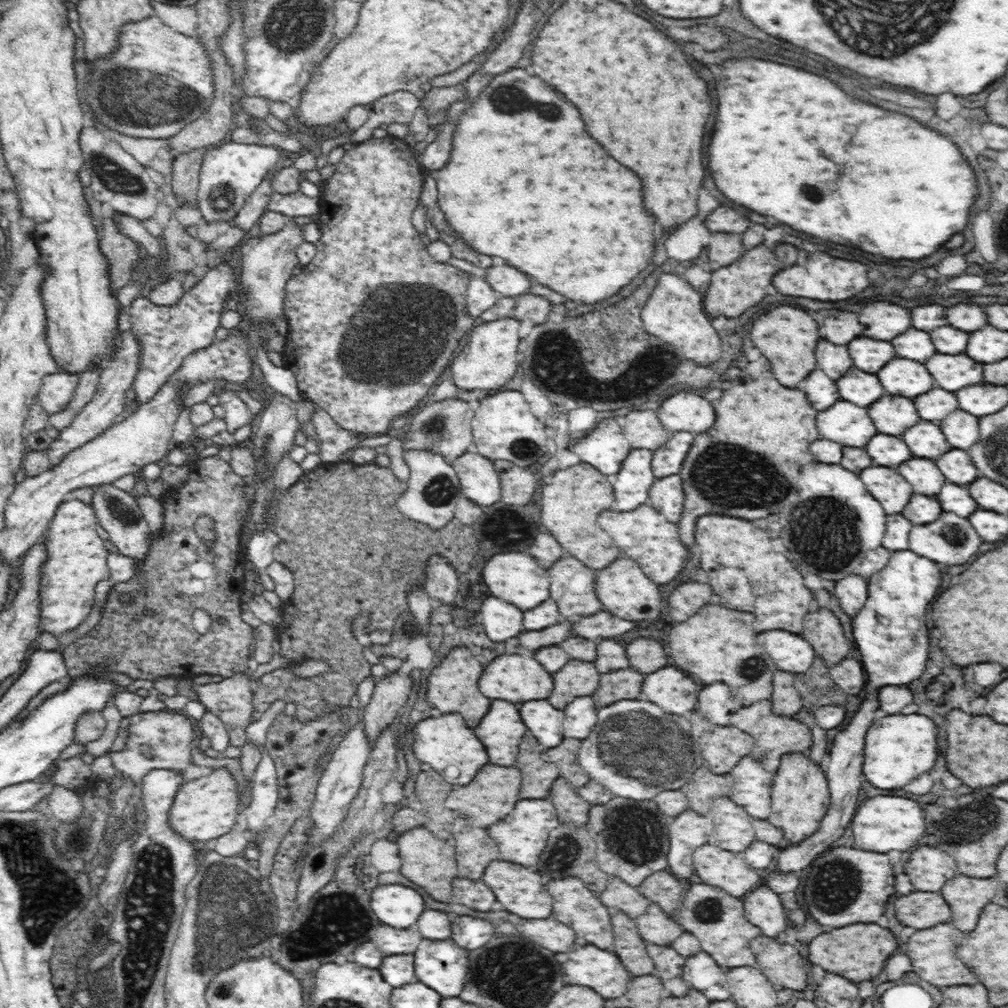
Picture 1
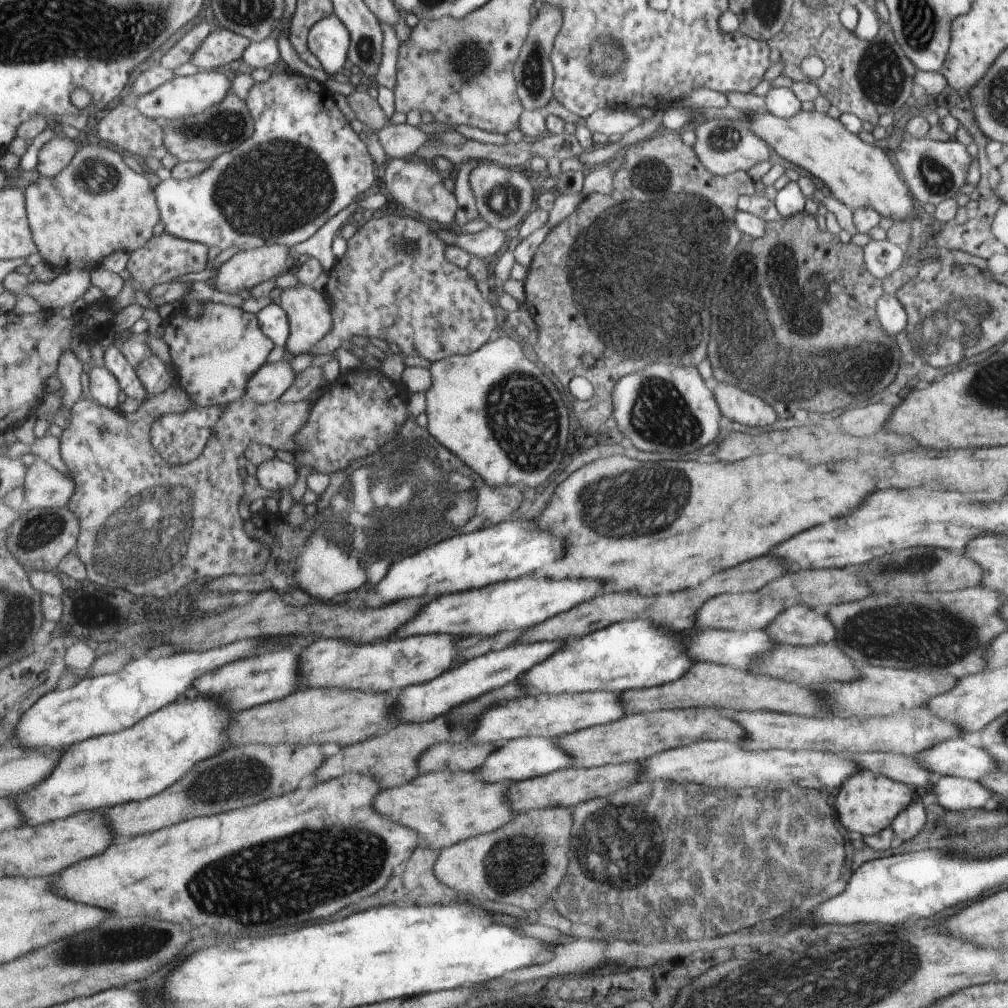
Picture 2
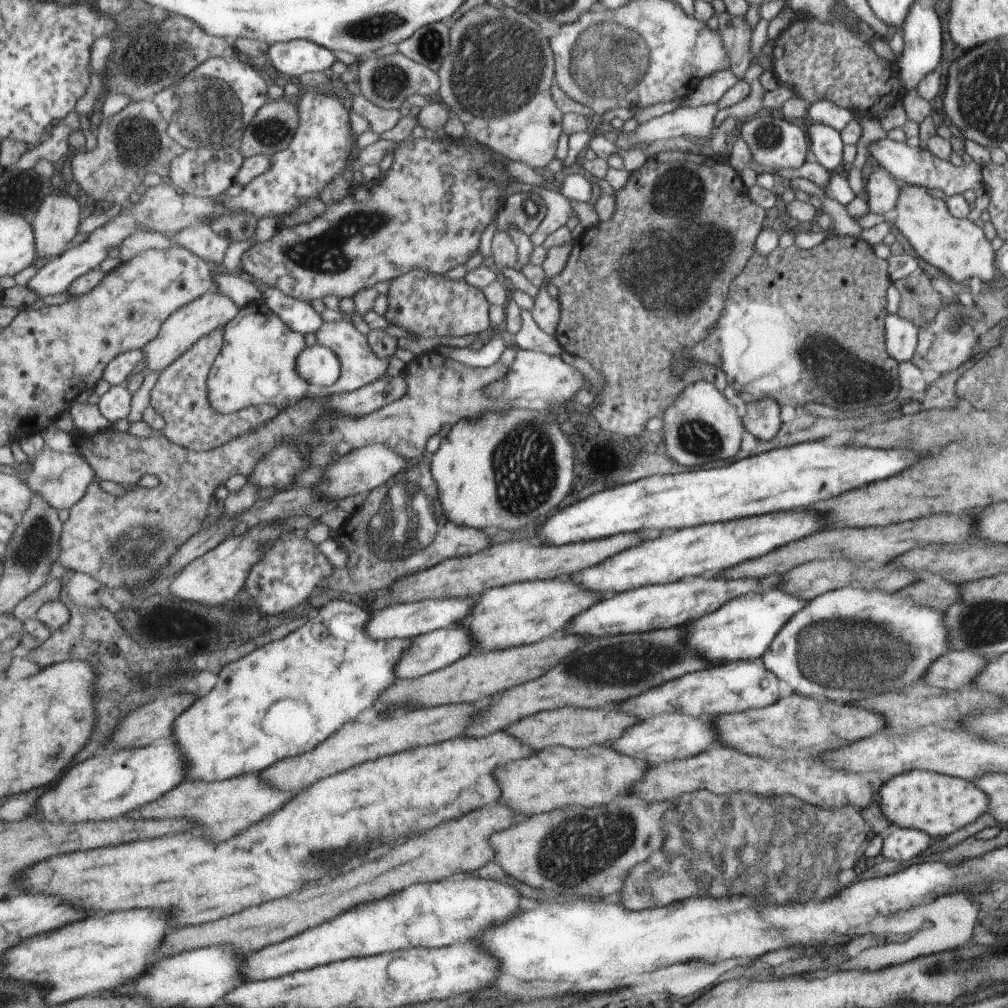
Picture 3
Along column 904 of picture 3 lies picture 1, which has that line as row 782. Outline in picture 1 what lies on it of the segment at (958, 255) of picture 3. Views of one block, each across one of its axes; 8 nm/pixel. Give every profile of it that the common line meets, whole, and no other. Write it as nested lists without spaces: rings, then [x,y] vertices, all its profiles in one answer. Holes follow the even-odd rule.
[[[226,767],[213,769],[208,776],[183,783],[177,790],[174,806],[170,808],[172,831],[184,839],[197,841],[213,839],[230,832],[236,826],[236,816],[241,811],[238,782]]]

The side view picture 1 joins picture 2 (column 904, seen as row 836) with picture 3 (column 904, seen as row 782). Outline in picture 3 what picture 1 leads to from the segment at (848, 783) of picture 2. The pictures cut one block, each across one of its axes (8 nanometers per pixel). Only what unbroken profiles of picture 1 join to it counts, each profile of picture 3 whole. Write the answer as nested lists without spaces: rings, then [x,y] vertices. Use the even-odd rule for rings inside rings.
[[[912,770],[887,777],[877,791],[880,796],[882,816],[890,824],[908,829],[919,829],[933,839],[945,837],[950,832],[971,824],[989,806],[989,796],[979,790],[971,781],[942,775],[931,771]]]

